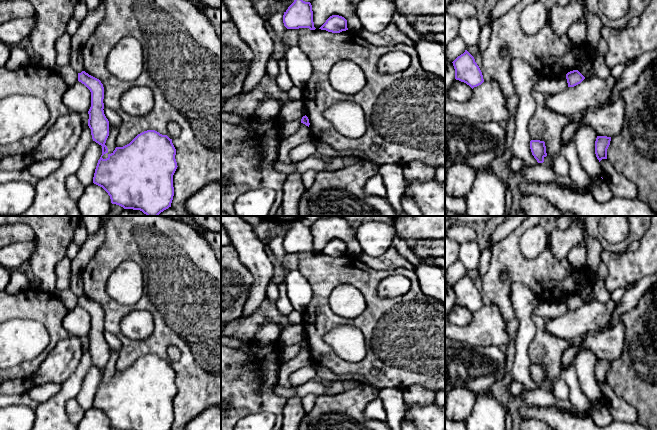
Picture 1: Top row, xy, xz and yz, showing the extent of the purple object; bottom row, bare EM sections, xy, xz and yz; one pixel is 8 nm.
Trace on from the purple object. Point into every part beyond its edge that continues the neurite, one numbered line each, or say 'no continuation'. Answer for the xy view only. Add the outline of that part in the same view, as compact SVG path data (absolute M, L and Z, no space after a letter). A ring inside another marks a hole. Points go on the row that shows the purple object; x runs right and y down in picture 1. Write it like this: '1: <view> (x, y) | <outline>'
no continuation

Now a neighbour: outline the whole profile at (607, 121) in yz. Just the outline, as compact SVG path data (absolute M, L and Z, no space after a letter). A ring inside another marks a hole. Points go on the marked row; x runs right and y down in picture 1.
M618 98L612 104L597 110L587 110L582 124L591 126L597 136L612 137L621 133L625 118L625 103Z

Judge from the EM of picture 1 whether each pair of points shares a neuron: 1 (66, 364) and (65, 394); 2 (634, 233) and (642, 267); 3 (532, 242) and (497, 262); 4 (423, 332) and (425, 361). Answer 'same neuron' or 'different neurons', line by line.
1: different neurons
2: different neurons
3: different neurons
4: same neuron

